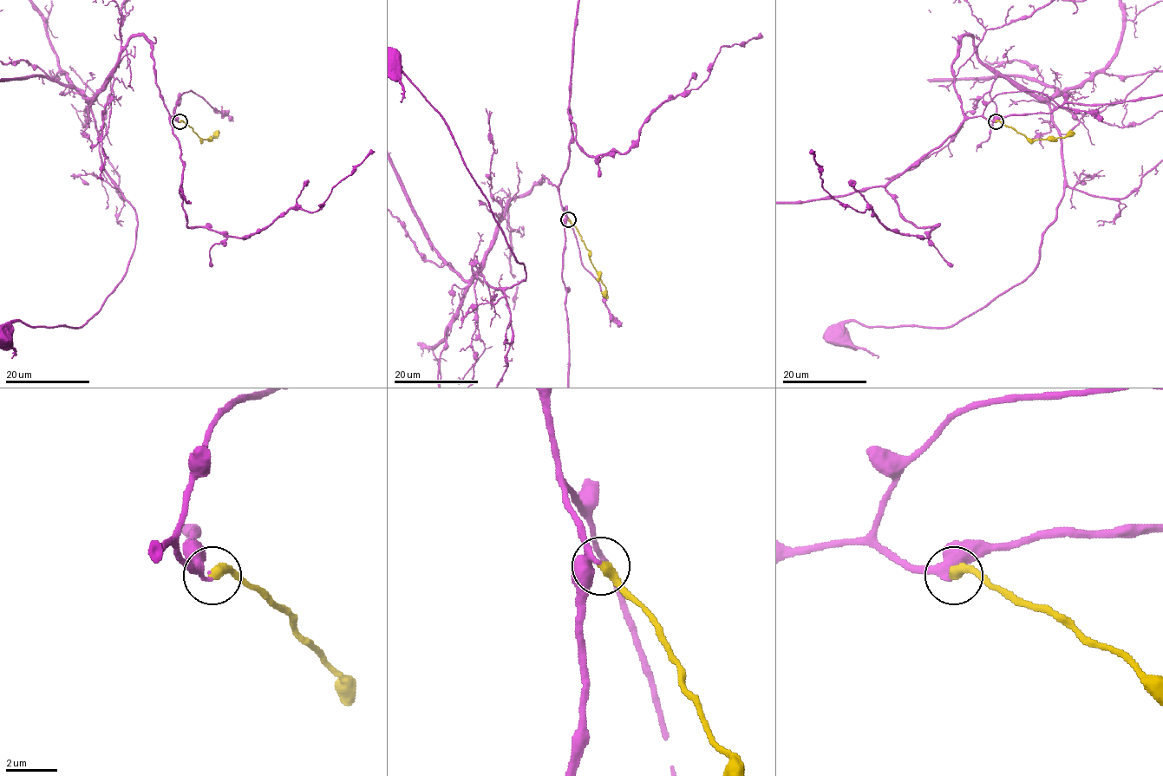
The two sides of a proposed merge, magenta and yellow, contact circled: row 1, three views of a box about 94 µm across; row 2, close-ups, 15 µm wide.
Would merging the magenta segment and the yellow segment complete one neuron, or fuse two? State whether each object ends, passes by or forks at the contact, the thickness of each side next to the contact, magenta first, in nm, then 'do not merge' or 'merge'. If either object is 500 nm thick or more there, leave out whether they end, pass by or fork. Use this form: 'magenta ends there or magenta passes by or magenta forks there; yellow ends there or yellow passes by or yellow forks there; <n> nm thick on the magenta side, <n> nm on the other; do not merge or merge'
magenta passes by; yellow ends there; 200 nm thick on the magenta side, 400 nm on the other; merge

